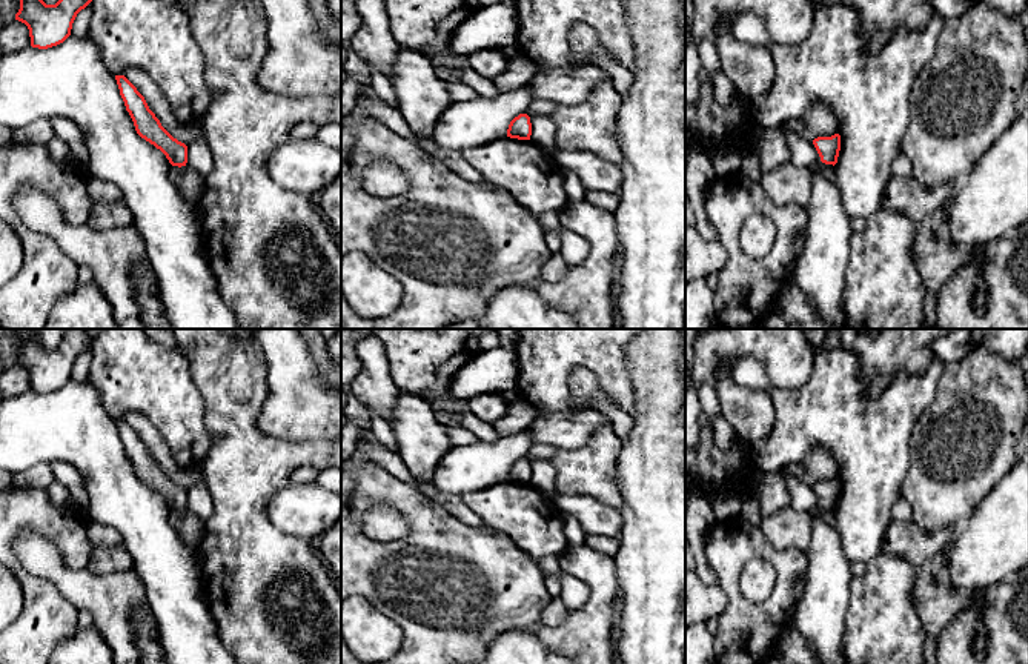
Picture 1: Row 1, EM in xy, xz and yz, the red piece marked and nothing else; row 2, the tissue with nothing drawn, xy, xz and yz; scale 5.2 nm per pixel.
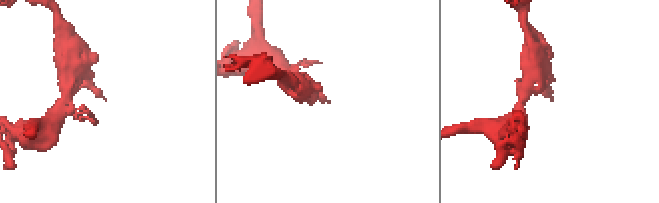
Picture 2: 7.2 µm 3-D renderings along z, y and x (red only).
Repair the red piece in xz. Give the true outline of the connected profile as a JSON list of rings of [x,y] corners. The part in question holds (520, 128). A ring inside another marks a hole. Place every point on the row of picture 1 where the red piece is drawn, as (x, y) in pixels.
[[[519,114],[510,121],[507,137],[518,140],[530,140],[530,135],[532,135],[532,123],[527,114]]]

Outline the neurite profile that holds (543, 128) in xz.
[[[538,114],[530,117],[532,135],[530,140],[549,152],[555,152],[555,123],[549,114]]]

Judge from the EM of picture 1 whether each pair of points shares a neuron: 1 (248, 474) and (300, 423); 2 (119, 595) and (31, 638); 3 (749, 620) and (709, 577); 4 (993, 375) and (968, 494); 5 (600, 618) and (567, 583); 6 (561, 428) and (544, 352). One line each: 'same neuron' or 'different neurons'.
1: different neurons
2: different neurons
3: different neurons
4: same neuron
5: different neurons
6: different neurons

